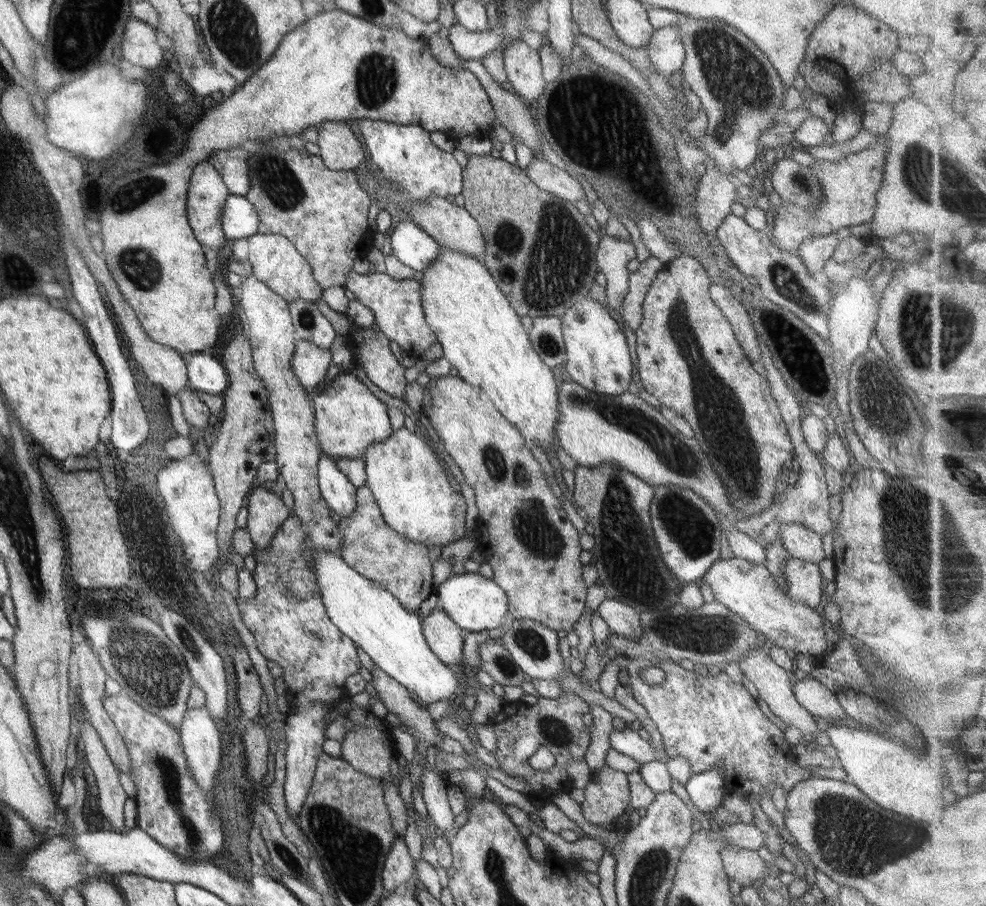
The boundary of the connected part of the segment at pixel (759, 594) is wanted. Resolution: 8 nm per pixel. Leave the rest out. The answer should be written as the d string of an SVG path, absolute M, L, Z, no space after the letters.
M737 557L713 562L702 577L713 593L713 598L728 611L743 618L763 638L765 645L773 644L783 650L818 658L821 662L828 652L828 642L823 631L824 618L817 611L791 599L788 591L779 588L762 564Z

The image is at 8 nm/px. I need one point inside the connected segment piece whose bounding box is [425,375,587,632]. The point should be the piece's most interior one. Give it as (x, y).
(523, 534)

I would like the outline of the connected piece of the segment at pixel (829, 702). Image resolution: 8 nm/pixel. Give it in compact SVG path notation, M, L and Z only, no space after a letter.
M809 676L793 685L795 700L811 715L826 721L843 723L845 711L837 703L835 693Z

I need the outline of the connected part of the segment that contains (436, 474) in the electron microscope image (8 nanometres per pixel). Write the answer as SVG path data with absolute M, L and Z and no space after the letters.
M404 427L392 431L386 440L367 446L361 460L366 475L364 485L372 493L380 515L389 528L428 548L443 548L463 537L466 510L464 499L452 490L441 463L419 435L416 436Z

